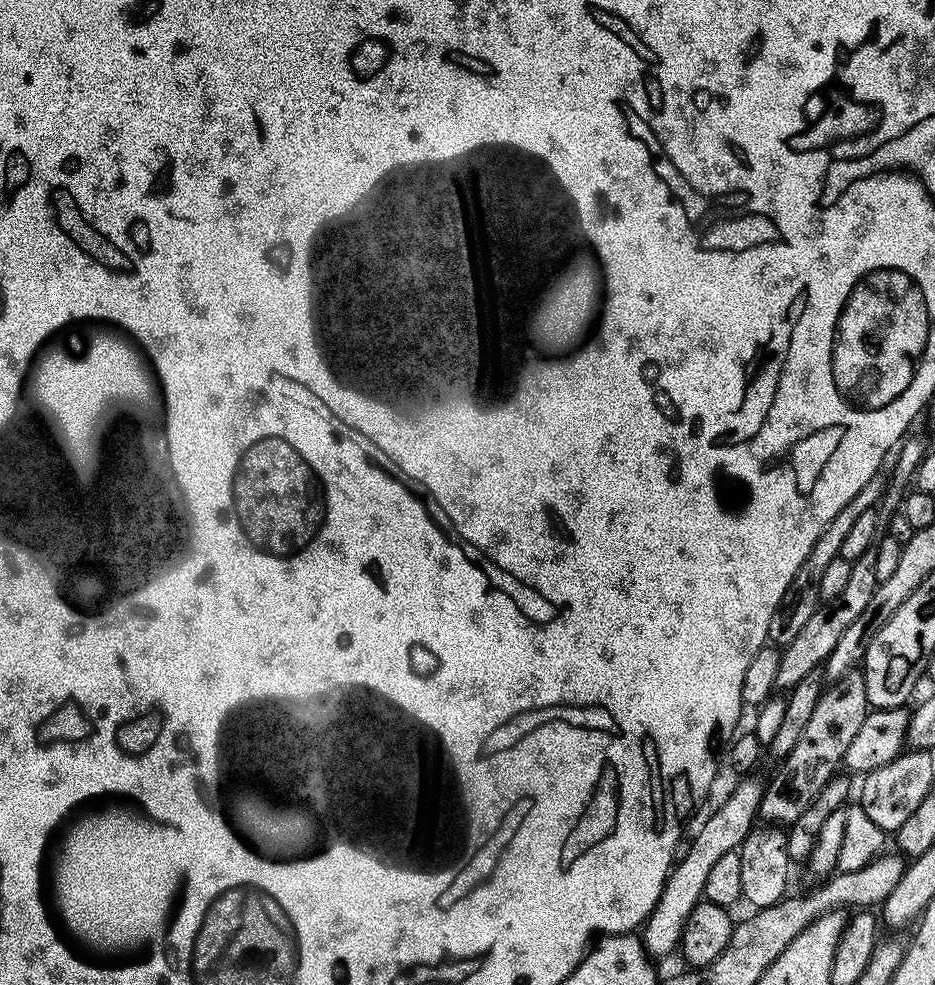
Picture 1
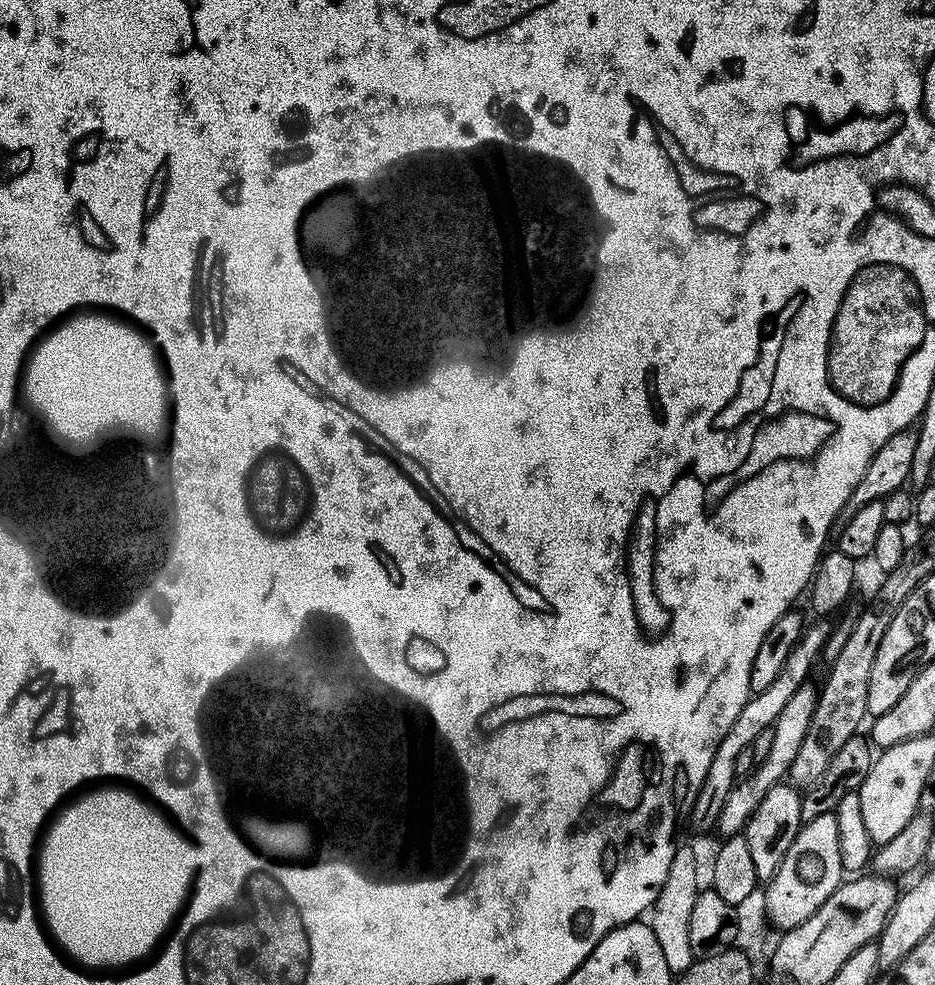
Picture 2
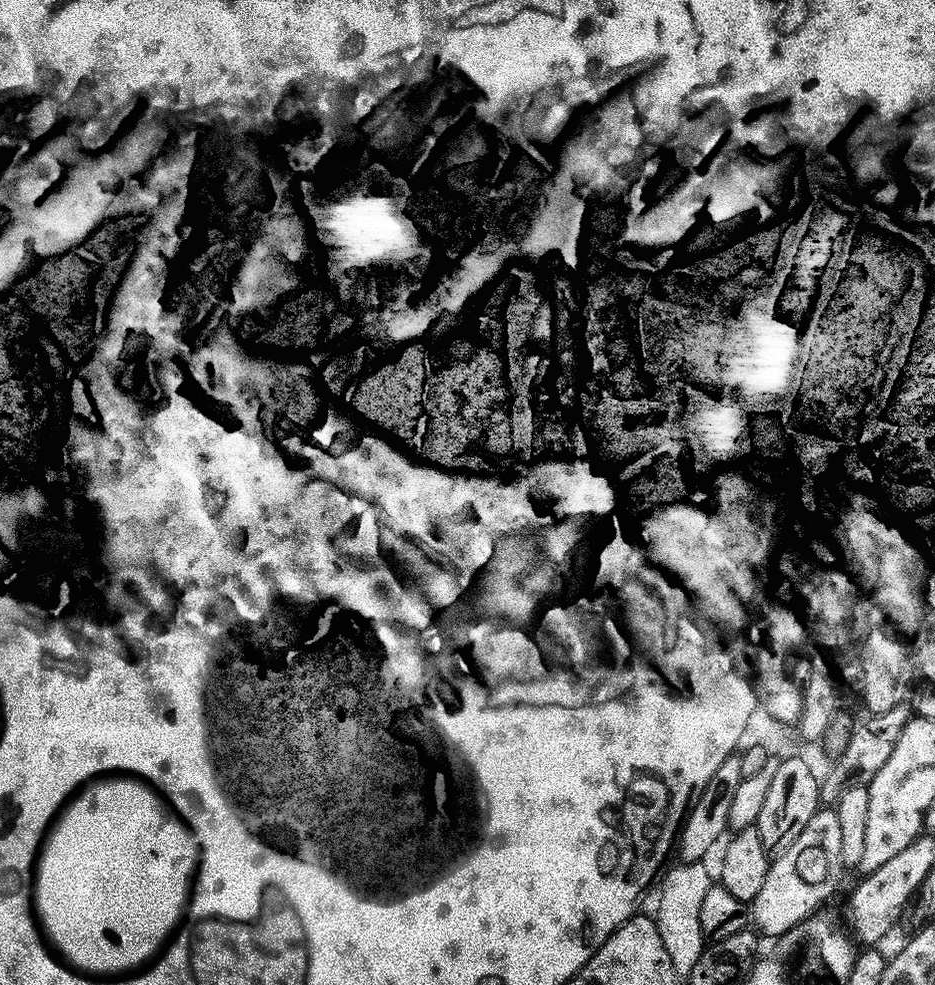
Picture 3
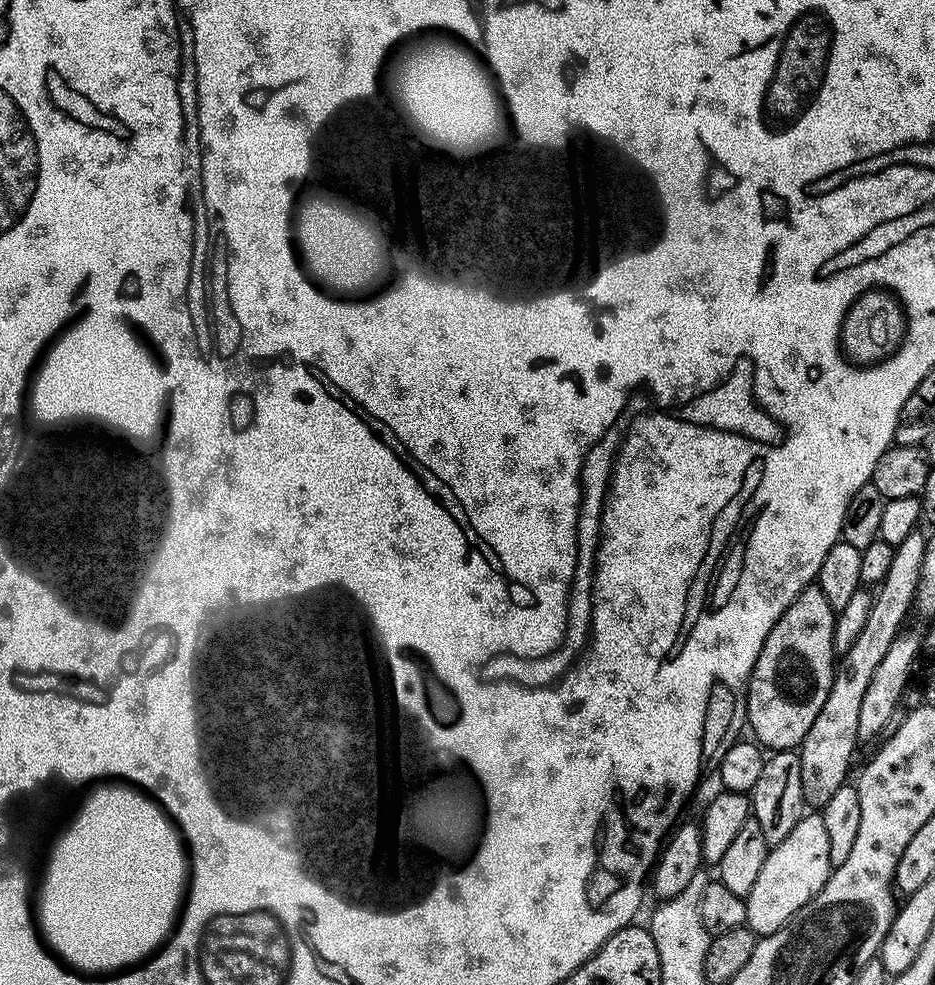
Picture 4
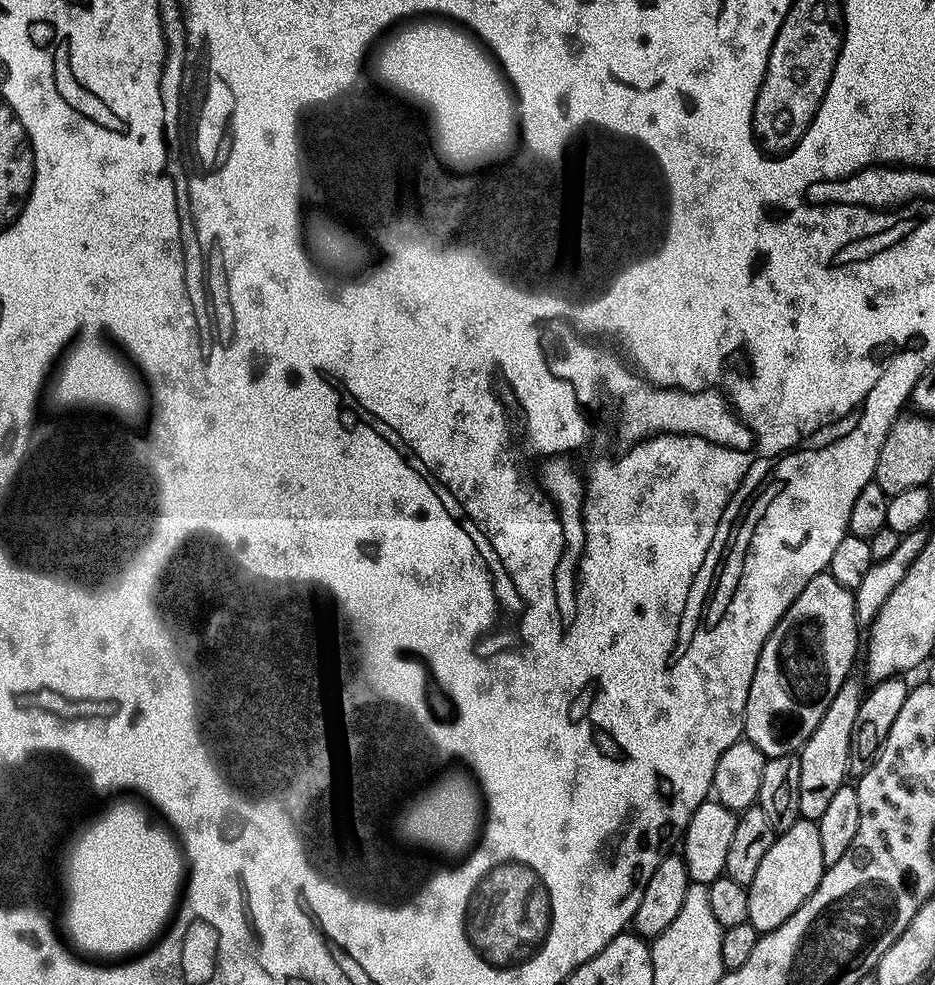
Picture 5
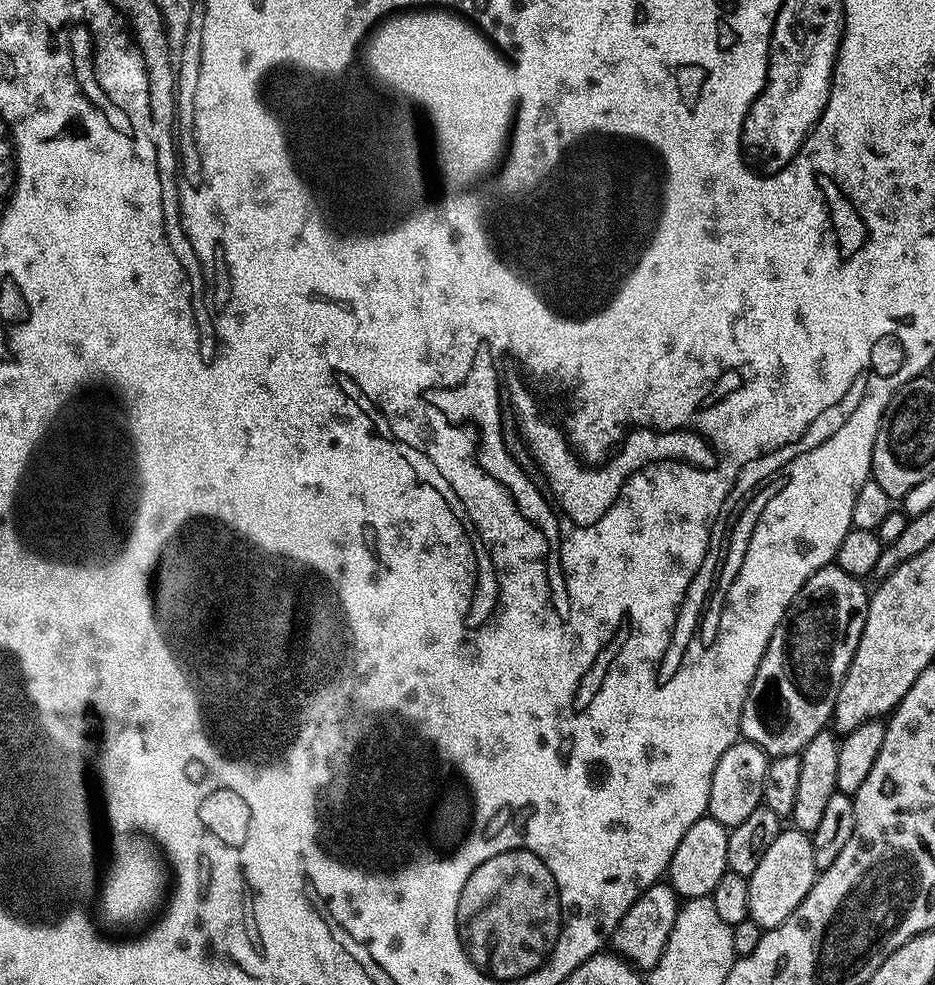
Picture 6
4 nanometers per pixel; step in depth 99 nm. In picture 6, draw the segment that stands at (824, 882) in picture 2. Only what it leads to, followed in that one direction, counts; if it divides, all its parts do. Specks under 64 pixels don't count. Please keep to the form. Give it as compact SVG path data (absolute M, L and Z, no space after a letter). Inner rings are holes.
M793 826L782 830L778 838L774 838L770 850L762 854L762 862L758 862L758 870L754 870L754 874L748 877L750 919L763 930L778 926L803 902L808 891L812 889L817 875L809 833L799 832Z

